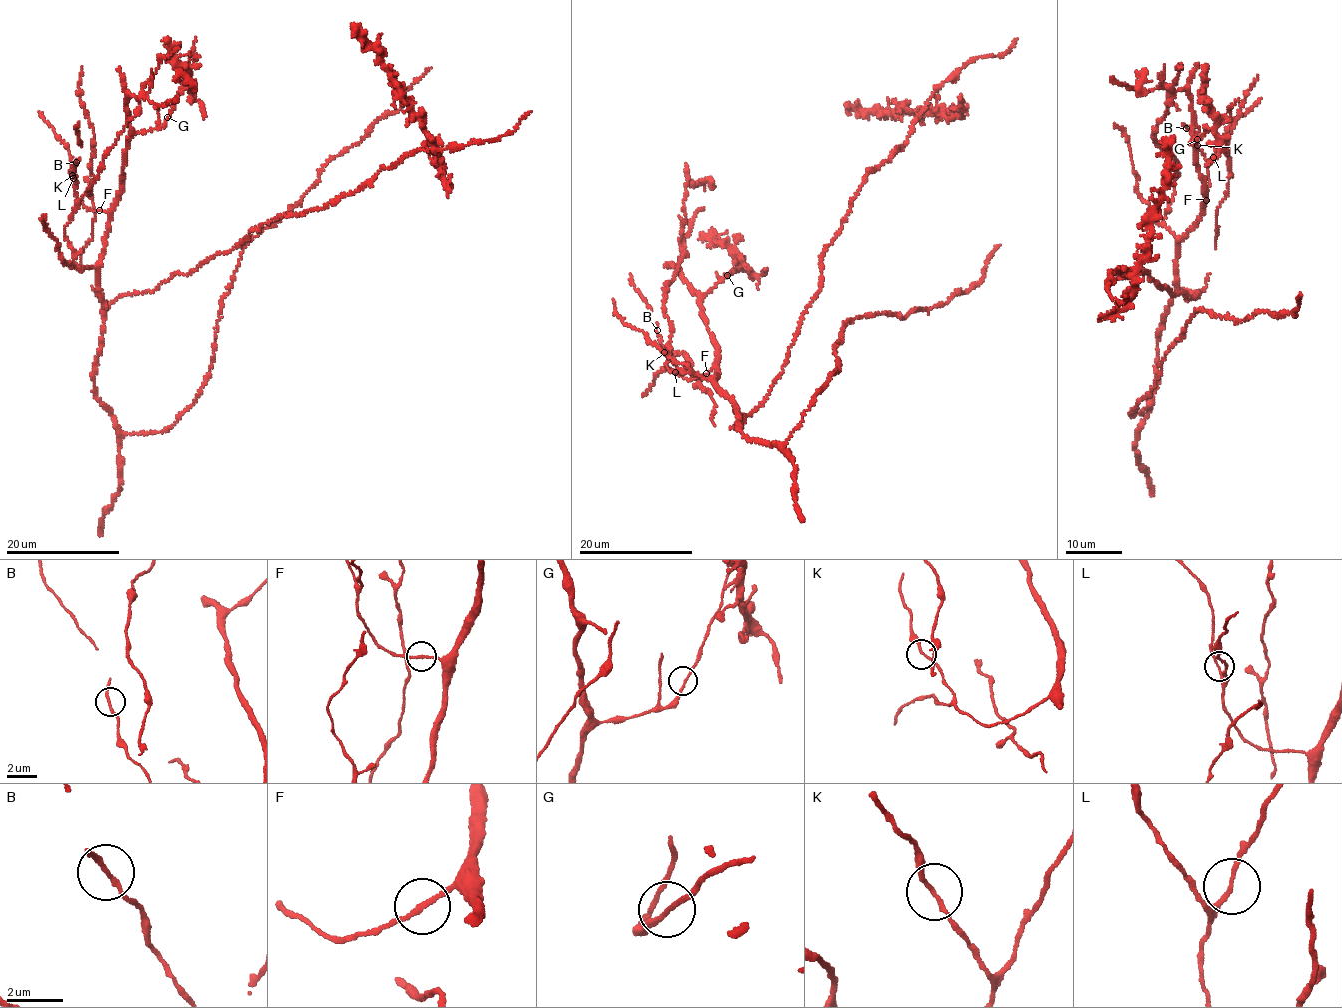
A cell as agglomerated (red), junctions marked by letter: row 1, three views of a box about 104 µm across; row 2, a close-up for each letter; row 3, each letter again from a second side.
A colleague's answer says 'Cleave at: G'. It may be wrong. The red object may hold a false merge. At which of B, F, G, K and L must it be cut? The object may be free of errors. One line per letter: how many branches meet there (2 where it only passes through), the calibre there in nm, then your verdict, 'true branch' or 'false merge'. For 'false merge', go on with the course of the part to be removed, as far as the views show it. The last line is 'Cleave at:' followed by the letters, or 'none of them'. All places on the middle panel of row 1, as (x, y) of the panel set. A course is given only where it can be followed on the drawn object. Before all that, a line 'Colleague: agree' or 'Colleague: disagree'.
Colleague: disagree
B: branches 2; calibre 160 nm; true branch
F: branches 2; calibre 160 nm; true branch
G: branches 2; calibre 150 nm; true branch
K: branches 2; calibre 140 nm; true branch
L: branches 2; calibre 150 nm; true branch
Cleave at: none of them

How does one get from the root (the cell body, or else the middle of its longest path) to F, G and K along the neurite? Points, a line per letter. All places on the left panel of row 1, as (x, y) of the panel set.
F: (98, 348), (105, 314), (105, 301), (98, 286), (98, 264), (109, 225), (108, 214), (99, 210)
G: (98, 348), (105, 314), (98, 264), (110, 211), (121, 186), (128, 137), (161, 127), (167, 117)
K: (98, 348), (105, 314), (98, 264), (108, 216), (104, 210), (87, 208), (79, 200), (72, 175)

